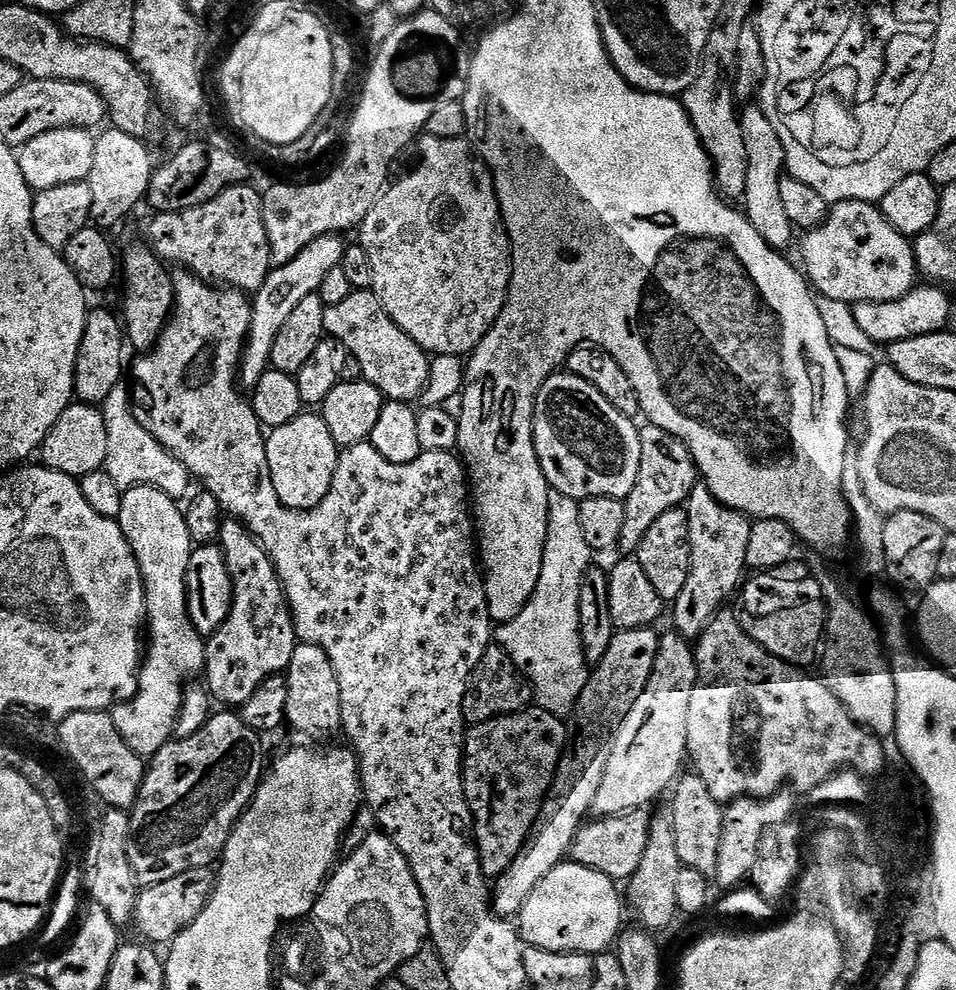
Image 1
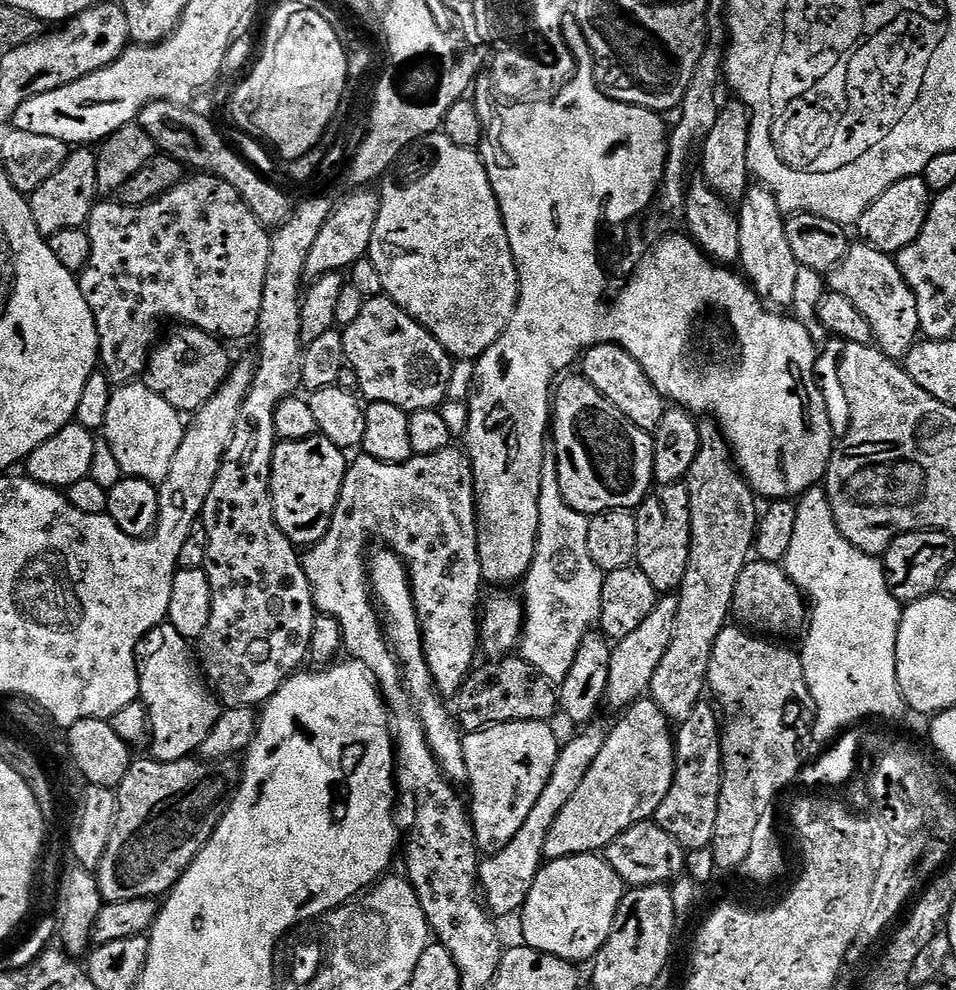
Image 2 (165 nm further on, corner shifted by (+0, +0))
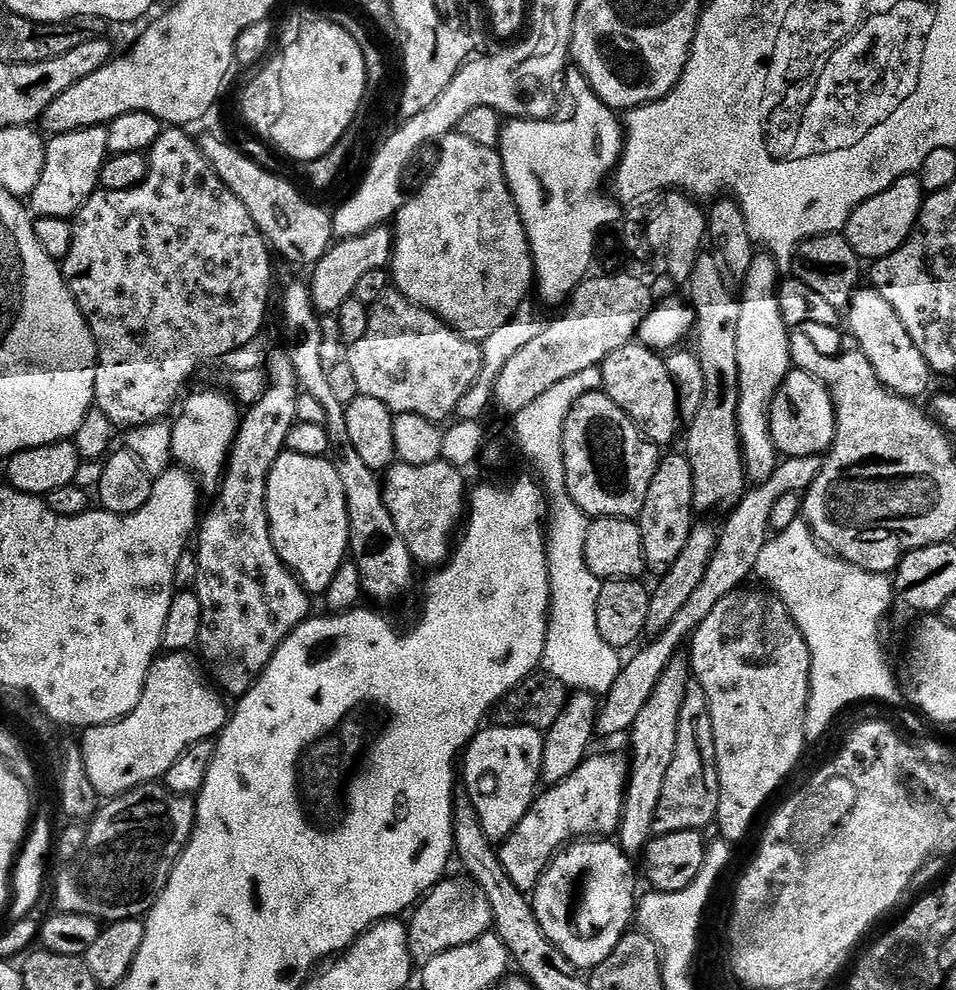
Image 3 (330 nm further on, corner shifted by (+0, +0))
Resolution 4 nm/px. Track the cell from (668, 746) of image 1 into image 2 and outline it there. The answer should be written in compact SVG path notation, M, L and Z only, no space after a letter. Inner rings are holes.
M651 698L637 700L621 716L616 725L611 725L594 766L582 778L582 786L562 806L562 814L554 818L544 846L548 860L599 853L630 826L652 820L658 806L662 806L676 773L673 725Z

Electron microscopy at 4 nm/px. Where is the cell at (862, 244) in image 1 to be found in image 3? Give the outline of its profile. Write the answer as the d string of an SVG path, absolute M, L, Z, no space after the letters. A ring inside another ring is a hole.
M861 286L852 295L852 303L846 309L846 324L856 339L855 347L870 358L874 366L874 374L890 391L899 396L920 398L920 395L932 384L934 373L926 362L922 350L914 346L914 338L906 334L906 326L902 326L902 318L882 294L878 294L871 286Z

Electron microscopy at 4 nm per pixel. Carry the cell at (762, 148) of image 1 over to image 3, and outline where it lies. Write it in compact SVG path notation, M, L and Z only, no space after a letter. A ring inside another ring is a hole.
M757 254L750 270L742 277L744 293L739 293L738 317L738 434L749 481L759 482L774 474L778 453L770 430L772 403L788 373L793 371L790 358L790 329L782 318L780 305L781 265L767 254Z

